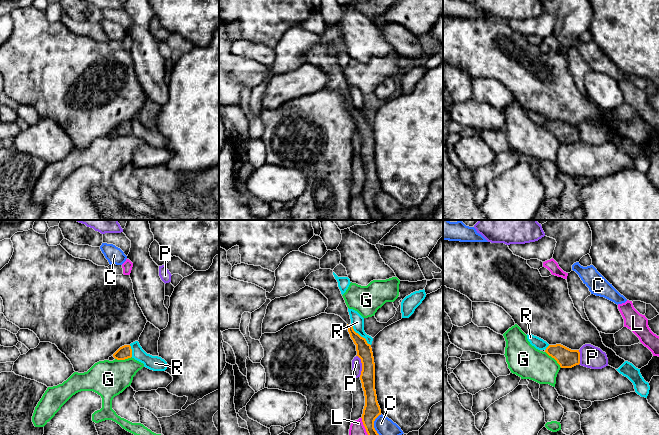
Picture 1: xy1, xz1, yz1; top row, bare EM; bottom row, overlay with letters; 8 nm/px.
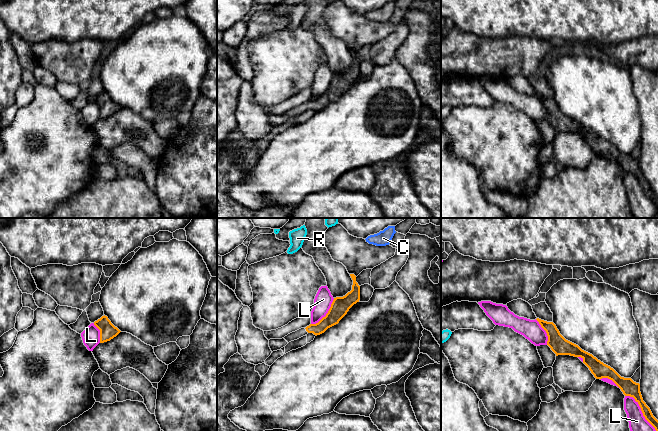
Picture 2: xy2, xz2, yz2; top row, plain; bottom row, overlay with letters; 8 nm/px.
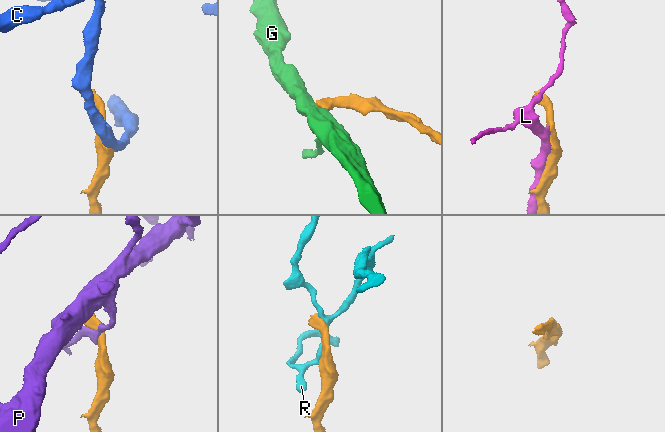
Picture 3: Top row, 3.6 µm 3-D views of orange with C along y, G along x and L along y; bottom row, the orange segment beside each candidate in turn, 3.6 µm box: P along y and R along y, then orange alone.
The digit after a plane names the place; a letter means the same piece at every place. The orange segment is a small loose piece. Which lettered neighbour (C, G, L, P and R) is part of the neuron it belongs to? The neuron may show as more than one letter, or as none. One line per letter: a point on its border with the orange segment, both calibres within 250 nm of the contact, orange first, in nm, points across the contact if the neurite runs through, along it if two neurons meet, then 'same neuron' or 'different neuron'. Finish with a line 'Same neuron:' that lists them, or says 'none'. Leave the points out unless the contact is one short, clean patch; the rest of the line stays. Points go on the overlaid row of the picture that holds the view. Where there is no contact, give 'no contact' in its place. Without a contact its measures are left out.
C: xz1 (373, 424) | 140/150 nm | different neuron
G: yz1 (554, 358) | 160/260 nm | along yz1 (545, 351), (561, 367) | different neuron
L: yz2 (641, 410) | 130/140 nm | different neuron
P: xz1 (362, 366) | 130/80 nm | along xz1 (356, 355), (361, 363), (360, 376) | different neuron
R: xz1 (359, 335) | 130/110 nm | different neuron
Same neuron: none

